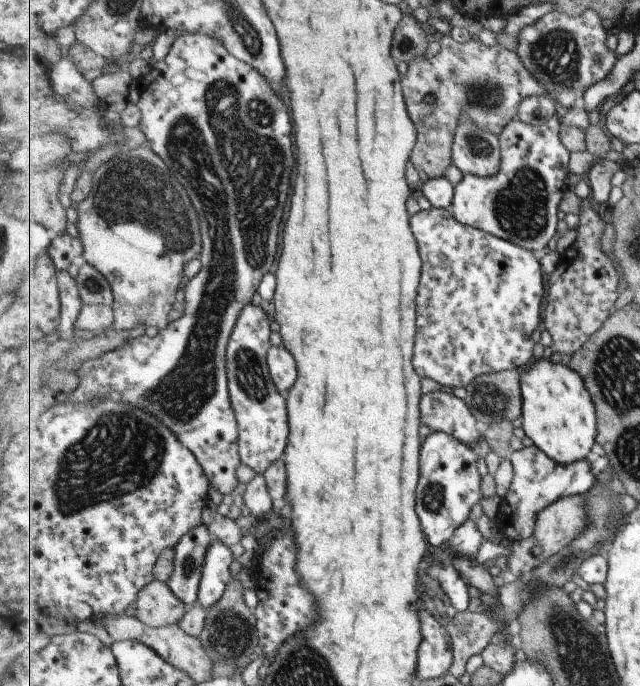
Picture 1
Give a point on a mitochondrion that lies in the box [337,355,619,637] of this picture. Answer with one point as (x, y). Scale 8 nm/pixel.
(570, 558)

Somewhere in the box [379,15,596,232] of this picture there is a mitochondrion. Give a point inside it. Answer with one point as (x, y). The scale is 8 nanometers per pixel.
(555, 55)

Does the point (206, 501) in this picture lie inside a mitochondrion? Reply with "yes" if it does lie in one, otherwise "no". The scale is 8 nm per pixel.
no

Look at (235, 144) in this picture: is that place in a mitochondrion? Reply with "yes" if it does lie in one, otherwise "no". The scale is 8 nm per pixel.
yes

